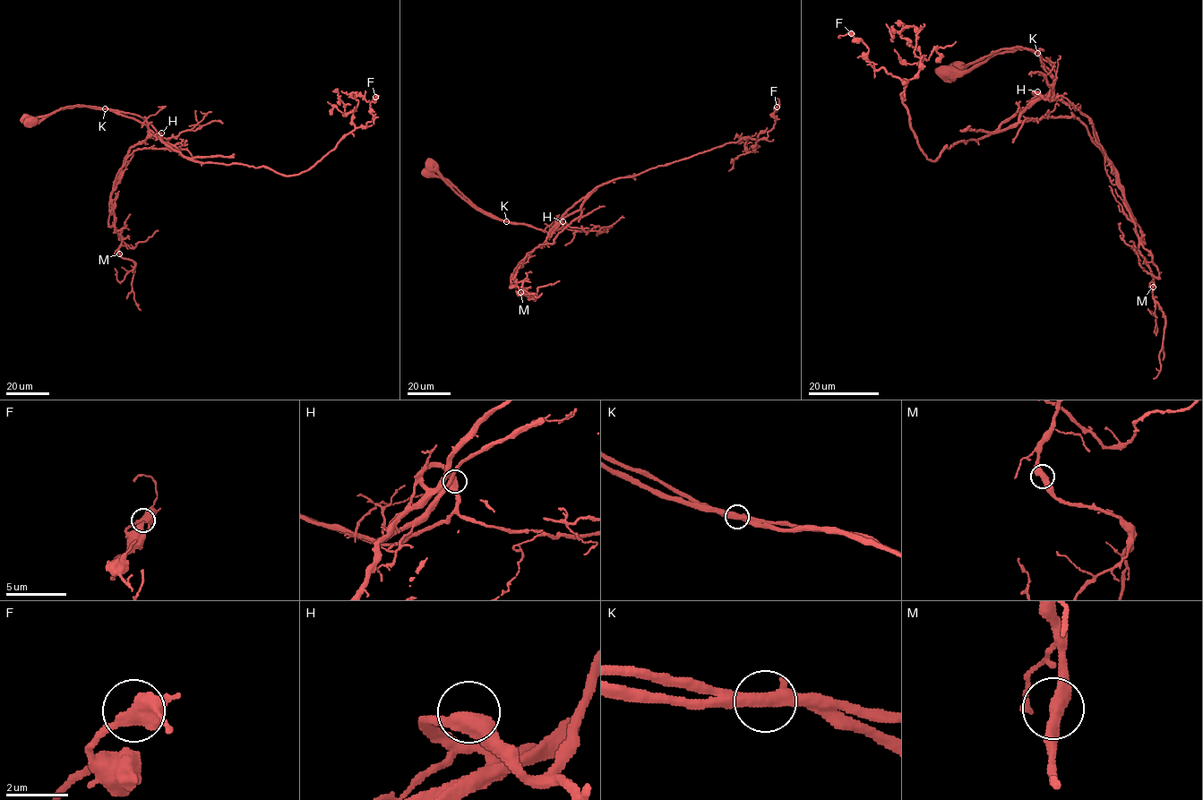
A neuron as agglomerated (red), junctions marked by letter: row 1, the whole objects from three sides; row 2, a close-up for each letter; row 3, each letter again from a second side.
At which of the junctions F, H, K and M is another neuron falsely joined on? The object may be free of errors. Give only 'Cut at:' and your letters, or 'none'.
Cut at: K

